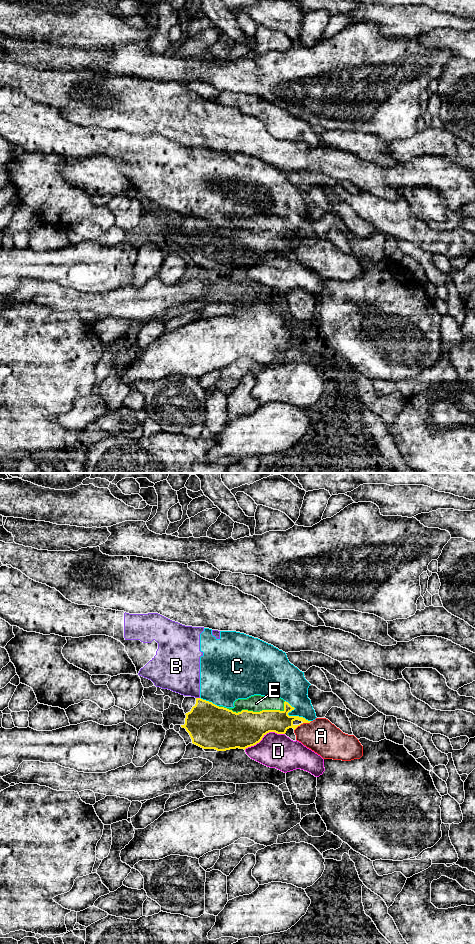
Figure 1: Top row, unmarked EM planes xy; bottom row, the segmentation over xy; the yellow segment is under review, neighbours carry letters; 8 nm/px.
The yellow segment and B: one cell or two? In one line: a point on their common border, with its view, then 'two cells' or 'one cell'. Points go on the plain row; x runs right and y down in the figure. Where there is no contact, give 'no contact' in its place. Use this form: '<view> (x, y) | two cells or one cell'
xy (198, 218) | two cells

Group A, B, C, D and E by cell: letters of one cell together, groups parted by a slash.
A / B C / D / E

